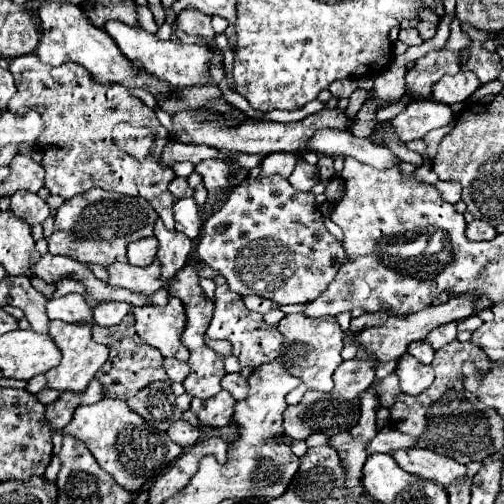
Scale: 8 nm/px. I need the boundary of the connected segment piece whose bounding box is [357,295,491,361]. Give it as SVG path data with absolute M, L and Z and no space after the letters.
M451 297L447 303L443 305L431 305L419 313L411 313L411 315L403 315L403 317L395 317L395 315L389 315L389 321L381 327L371 327L371 329L363 329L361 333L357 333L357 341L361 345L365 345L367 353L373 357L373 359L379 359L379 361L389 361L389 359L399 359L409 343L413 341L421 341L429 331L433 331L435 327L443 325L443 323L451 323L451 321L459 321L459 319L467 319L473 315L475 307L489 307L491 301L487 297Z

